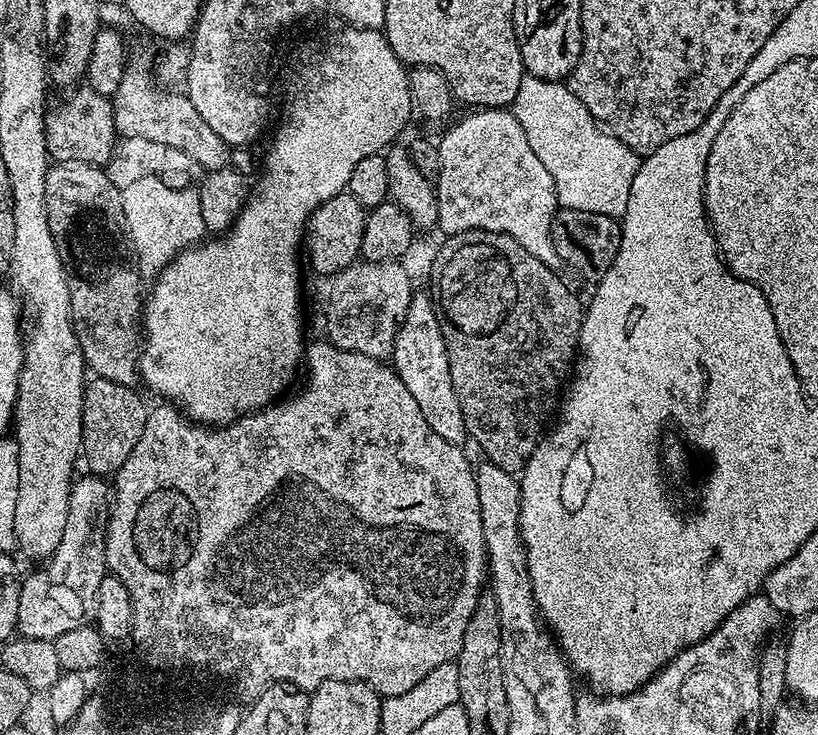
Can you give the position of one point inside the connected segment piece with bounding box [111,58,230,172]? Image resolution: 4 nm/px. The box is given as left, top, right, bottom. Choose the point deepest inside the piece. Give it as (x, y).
(141, 109)

